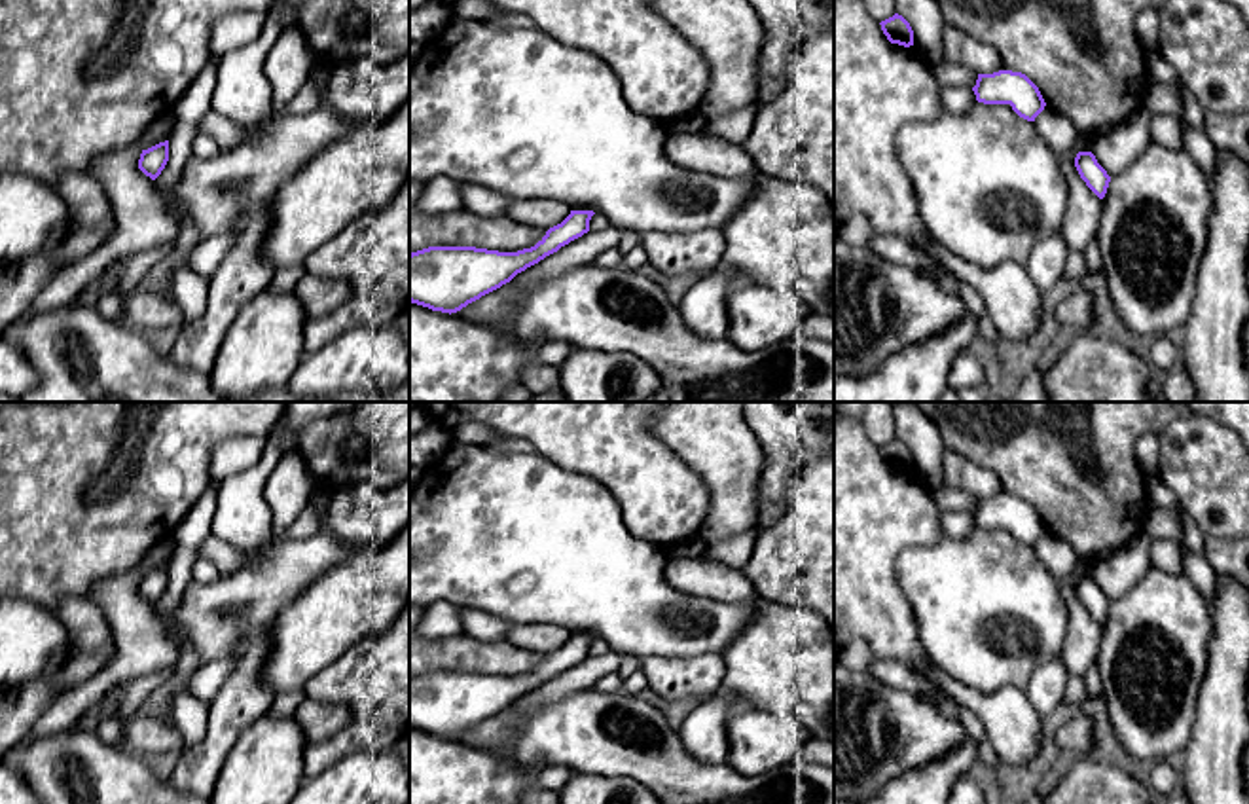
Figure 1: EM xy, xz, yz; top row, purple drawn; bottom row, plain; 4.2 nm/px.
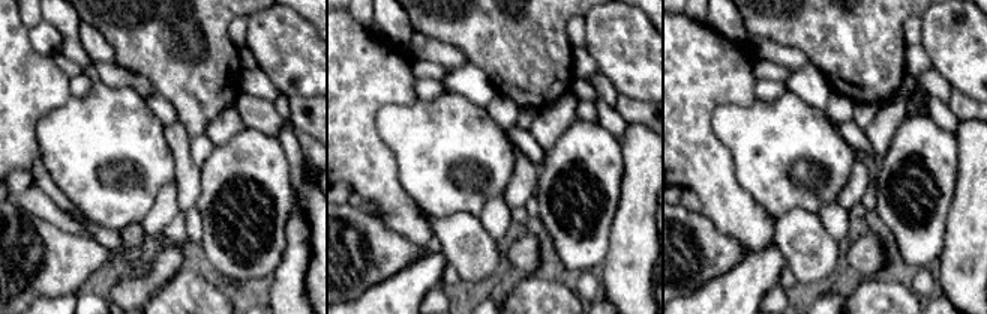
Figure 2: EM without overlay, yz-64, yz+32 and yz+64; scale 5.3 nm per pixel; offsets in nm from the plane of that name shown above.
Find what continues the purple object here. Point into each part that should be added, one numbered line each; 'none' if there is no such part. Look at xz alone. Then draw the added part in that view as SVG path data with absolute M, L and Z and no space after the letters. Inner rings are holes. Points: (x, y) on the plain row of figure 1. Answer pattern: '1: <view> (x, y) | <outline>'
none

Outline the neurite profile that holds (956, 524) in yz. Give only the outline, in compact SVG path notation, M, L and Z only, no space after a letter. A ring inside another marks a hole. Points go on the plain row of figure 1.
M944 510L940 516L940 525L944 537L963 539L976 527L976 520L970 512Z

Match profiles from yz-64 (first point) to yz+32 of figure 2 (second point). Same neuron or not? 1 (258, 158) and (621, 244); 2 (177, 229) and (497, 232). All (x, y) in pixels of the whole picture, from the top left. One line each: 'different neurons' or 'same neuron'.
1: different neurons
2: different neurons

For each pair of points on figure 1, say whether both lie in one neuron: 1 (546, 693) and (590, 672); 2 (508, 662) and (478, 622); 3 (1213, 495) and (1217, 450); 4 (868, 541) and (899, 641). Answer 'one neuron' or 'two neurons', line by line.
1: one neuron
2: two neurons
3: one neuron
4: one neuron

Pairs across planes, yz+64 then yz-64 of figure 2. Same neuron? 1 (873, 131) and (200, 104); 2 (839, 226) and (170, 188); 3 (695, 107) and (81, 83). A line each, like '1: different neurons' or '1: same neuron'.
1: different neurons
2: same neuron
3: different neurons

